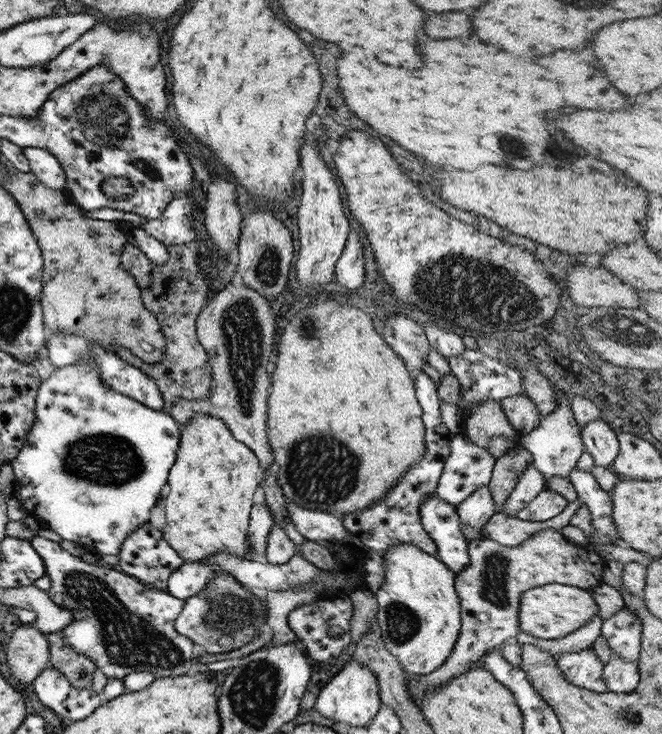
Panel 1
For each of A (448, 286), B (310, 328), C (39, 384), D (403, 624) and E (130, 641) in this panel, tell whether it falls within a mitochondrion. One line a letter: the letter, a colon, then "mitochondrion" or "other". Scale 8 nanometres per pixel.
A: mitochondrion
B: mitochondrion
C: other
D: mitochondrion
E: mitochondrion

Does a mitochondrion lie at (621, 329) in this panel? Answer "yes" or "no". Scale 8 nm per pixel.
yes

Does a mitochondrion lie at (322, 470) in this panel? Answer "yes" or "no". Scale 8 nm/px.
yes

